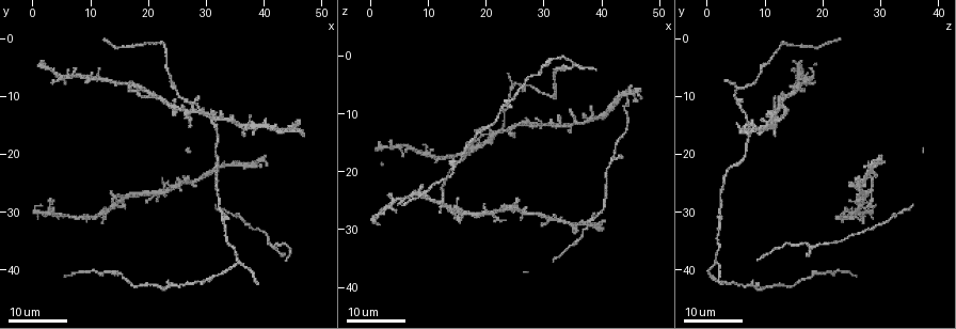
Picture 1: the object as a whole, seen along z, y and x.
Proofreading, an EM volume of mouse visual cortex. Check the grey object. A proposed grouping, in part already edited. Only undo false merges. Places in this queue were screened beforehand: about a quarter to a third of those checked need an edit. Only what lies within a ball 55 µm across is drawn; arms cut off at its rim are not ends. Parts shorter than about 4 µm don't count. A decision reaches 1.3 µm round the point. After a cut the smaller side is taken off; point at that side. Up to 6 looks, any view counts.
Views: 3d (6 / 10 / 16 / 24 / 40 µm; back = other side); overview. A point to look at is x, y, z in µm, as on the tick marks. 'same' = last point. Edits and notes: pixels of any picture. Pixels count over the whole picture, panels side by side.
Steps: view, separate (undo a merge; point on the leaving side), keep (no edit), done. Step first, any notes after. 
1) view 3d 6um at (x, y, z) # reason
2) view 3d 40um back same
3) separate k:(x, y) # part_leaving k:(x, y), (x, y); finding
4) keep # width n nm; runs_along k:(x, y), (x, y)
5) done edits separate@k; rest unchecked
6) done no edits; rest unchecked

view 3d 24um at (5.0, 31.0, 24.5) # three arms meet

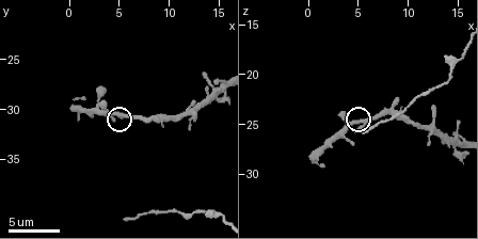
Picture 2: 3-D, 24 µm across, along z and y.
view 3d 10um at (4.8, 30.6, 25.0)

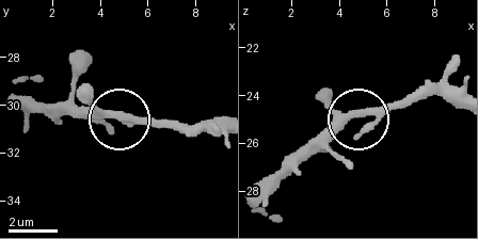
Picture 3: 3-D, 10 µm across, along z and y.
view 3d 10um back at (4.7, 30.5, 24.8)

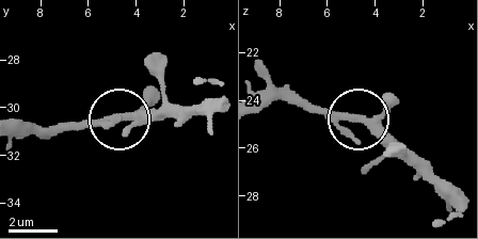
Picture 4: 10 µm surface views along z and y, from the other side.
keep # width 260 nm; all the same neuron

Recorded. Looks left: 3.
view 3d 16um at (31.5, 40.5, 0.0) # narrows sharply

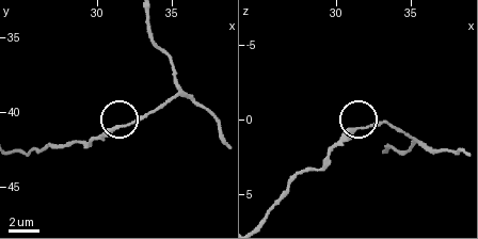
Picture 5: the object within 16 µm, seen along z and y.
view 3d 10um at (32.0, 40.8, 0.4)

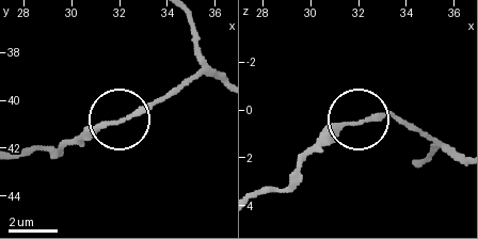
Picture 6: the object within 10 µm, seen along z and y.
keep # width 180 nm; runs_along 6:(327, 144), (355, 122), (392, 115), (408, 122); all the same neuron

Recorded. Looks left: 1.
done no edits; rest unchecked

